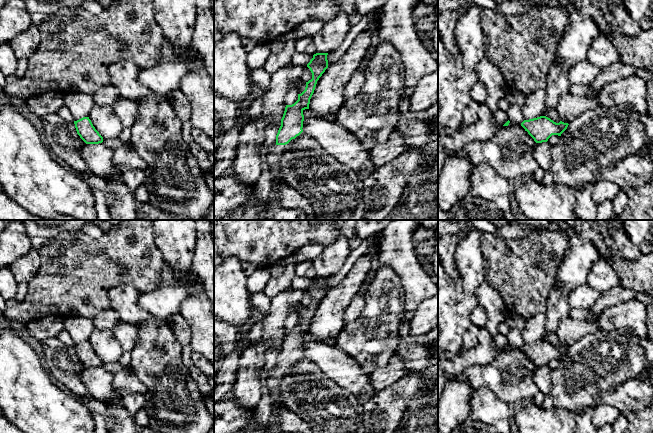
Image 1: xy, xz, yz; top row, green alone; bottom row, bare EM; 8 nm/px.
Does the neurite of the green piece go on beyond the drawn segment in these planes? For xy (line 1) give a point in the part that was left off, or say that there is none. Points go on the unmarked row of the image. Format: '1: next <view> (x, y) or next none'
1: next none

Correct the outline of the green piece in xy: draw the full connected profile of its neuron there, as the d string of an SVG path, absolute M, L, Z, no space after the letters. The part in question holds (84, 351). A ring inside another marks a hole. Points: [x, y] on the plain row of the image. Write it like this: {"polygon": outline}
{"polygon": "M83 341L74 345L77 358L86 368L99 368L103 366L103 361L93 350L89 341Z"}

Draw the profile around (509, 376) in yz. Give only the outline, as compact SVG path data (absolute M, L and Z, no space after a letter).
M510 345L508 350L501 350L490 364L470 366L459 377L466 379L473 389L491 390L513 407L532 400L540 392L533 382L536 368L521 348Z

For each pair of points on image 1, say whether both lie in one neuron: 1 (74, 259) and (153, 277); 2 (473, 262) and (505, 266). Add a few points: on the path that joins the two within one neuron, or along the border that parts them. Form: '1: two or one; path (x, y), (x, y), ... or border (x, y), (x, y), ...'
1: one; path (94, 260), (133, 260)
2: two; border (479, 240), (485, 275)

